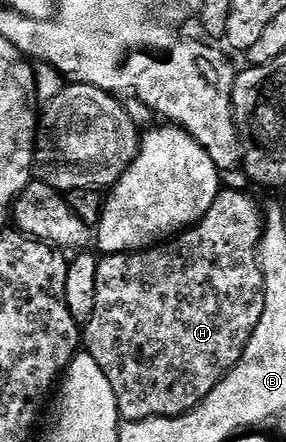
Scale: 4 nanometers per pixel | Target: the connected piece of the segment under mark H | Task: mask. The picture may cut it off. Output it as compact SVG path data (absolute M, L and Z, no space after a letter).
M225 188L201 221L179 235L138 253L109 253L99 258L98 299L94 315L83 326L82 345L110 379L124 421L181 417L198 407L242 359L264 310L259 258L264 226L264 214L254 198Z

